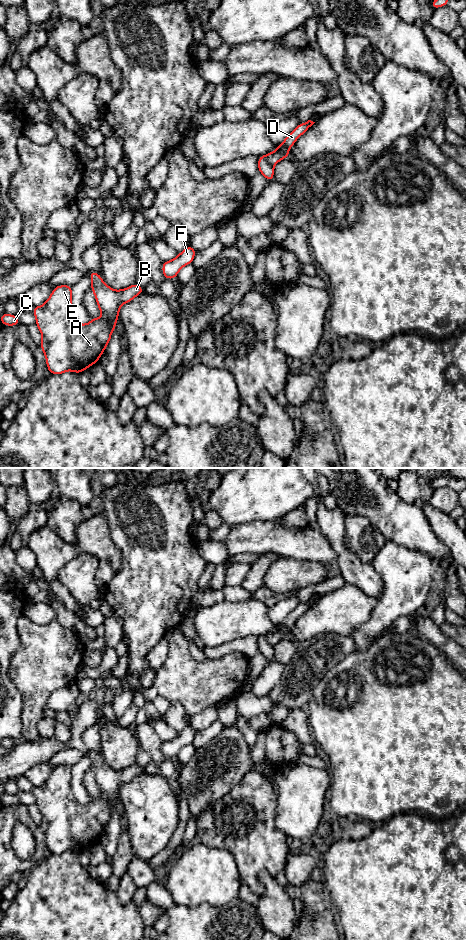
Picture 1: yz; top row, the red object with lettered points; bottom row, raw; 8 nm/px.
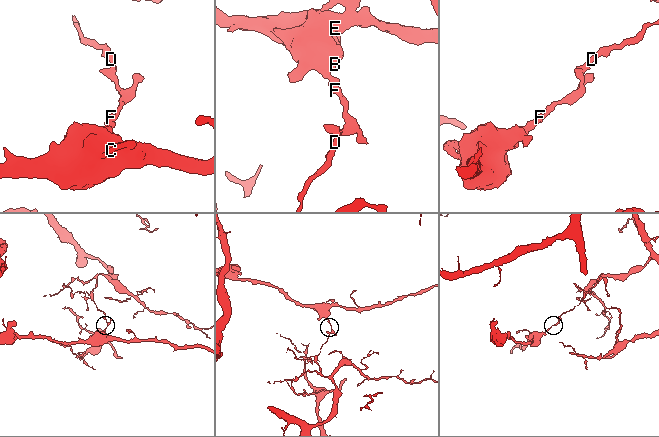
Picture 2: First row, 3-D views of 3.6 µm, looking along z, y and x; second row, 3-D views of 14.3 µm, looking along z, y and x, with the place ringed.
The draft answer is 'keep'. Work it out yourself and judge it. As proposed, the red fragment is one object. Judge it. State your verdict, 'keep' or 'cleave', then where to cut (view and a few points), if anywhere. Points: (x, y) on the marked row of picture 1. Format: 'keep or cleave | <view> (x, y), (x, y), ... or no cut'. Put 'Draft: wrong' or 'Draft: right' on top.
Draft: wrong
cleave | yz (264, 155), (273, 166)

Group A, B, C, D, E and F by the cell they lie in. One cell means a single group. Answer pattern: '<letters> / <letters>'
A B C E F / D

